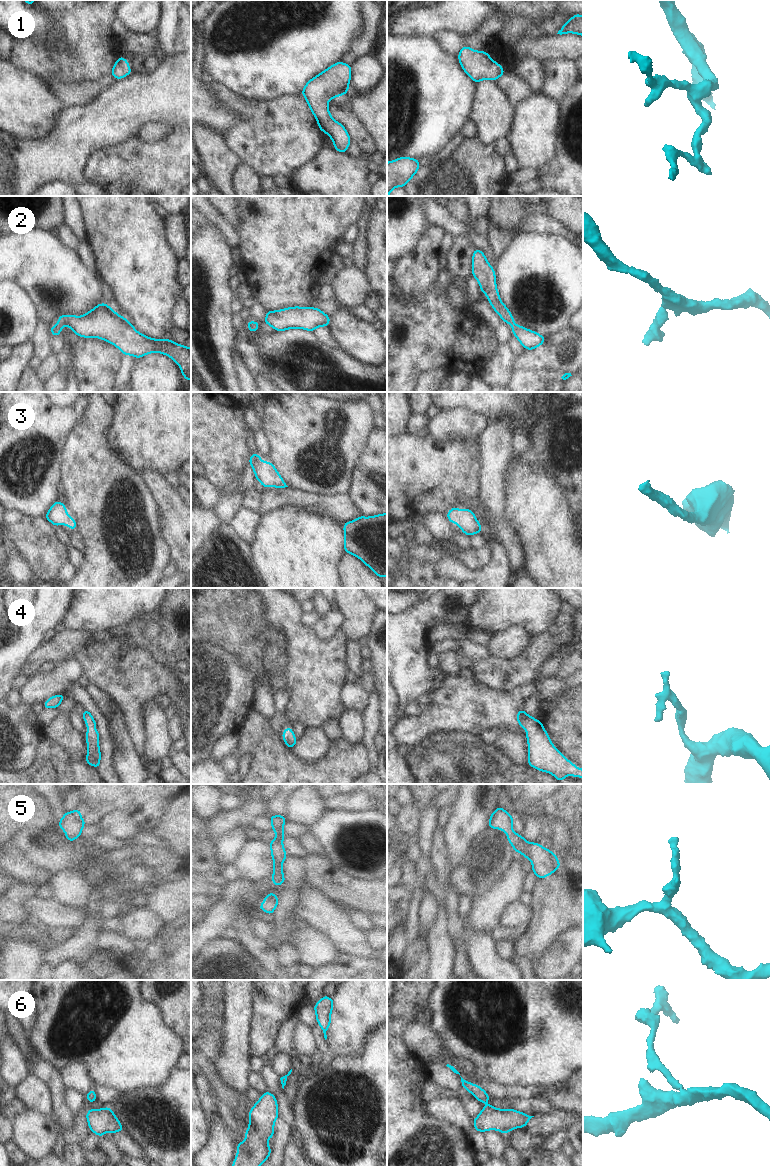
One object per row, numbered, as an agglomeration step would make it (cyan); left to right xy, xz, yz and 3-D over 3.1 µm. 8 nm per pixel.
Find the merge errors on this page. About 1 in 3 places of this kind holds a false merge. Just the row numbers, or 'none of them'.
none of them

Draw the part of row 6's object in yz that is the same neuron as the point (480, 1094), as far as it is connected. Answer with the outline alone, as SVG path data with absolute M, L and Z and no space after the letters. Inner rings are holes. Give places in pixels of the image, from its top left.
M460 1076L461 1077L461 1076ZM461 1077L462 1086L470 1092L479 1102L485 1102L487 1105L473 1119L475 1131L486 1132L488 1130L497 1130L507 1134L515 1128L525 1127L529 1120L534 1117L522 1113L515 1109L498 1109L487 1103L490 1096L479 1085L467 1082Z

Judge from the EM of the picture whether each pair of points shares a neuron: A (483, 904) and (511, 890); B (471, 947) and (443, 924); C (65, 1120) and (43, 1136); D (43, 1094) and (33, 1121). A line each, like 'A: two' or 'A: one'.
A: one
B: two
C: two
D: two

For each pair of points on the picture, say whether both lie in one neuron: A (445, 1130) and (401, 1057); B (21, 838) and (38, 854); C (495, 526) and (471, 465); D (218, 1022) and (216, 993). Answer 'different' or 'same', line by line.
A: same
B: same
C: different
D: same

